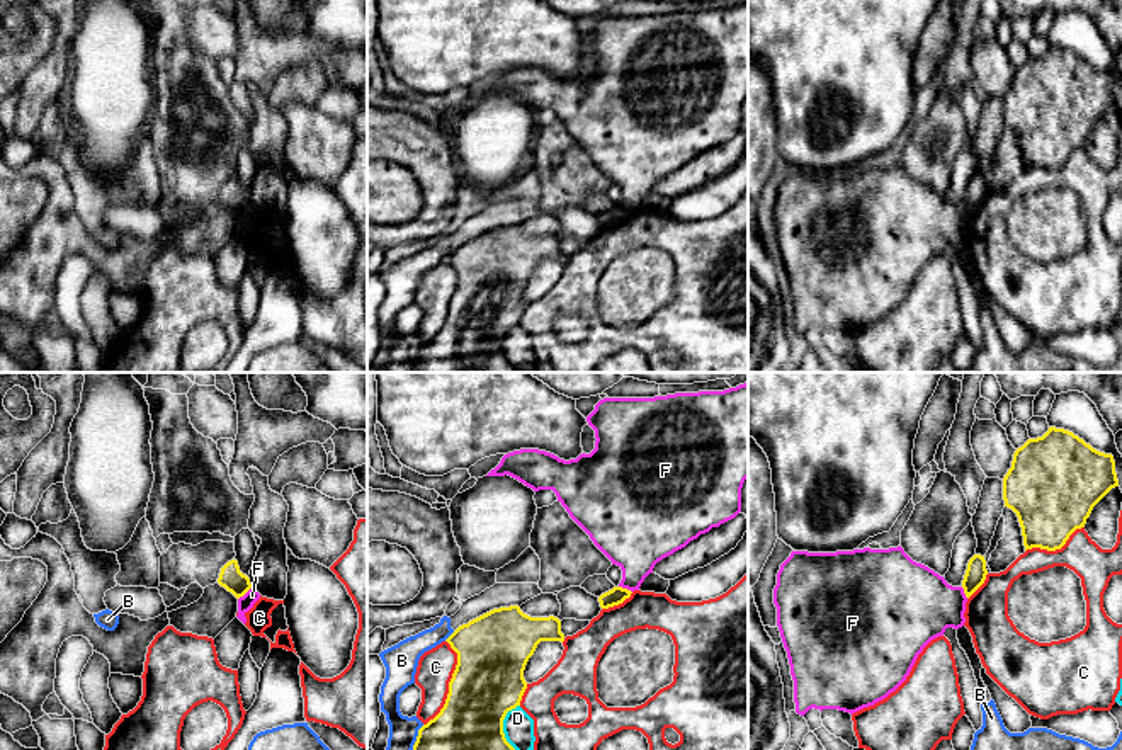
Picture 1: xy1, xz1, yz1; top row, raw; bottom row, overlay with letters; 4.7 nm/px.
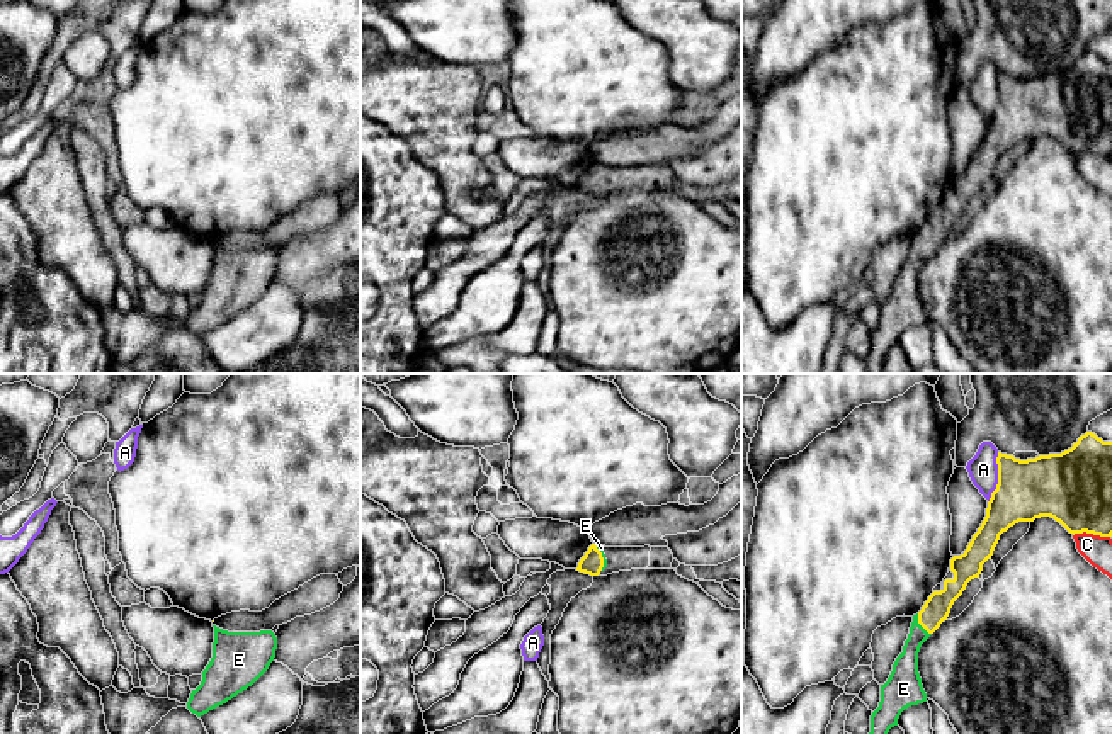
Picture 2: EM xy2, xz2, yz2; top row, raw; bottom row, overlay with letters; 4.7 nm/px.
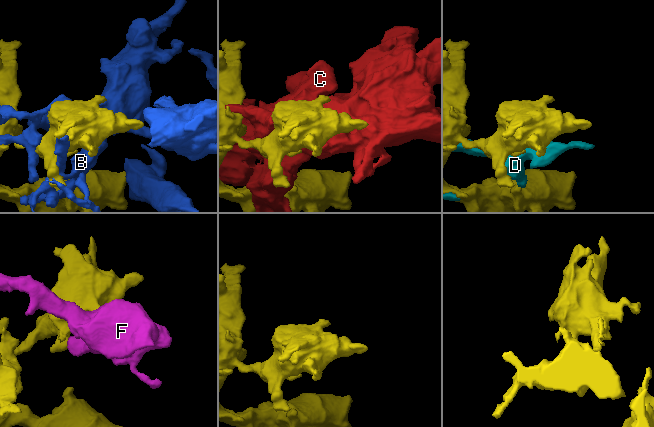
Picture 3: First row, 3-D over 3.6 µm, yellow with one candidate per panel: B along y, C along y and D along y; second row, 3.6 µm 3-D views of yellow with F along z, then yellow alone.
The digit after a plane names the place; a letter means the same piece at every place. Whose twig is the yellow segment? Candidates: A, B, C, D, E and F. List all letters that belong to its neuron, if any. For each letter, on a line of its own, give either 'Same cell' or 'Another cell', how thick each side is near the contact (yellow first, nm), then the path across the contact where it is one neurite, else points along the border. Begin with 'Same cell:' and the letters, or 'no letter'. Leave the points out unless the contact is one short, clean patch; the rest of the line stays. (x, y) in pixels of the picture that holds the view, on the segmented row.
Same cell: E
A: Another cell. Thickness 280 nm (yellow) against 140 nm
B: Another cell. Thickness 340 nm (yellow) against 140 nm
C: Another cell. Thickness 340 nm (yellow) against 170 nm
D: Another cell. Thickness 340 nm (yellow) against 140 nm
E: Same cell. Thickness 120 nm (yellow) against 130 nm. Path across: yz2 (937, 607), (920, 624), (905, 673)
F: Another cell. Thickness 110 nm (yellow) against 70 nm. Boundary: xy1 (252, 587), (238, 599)

